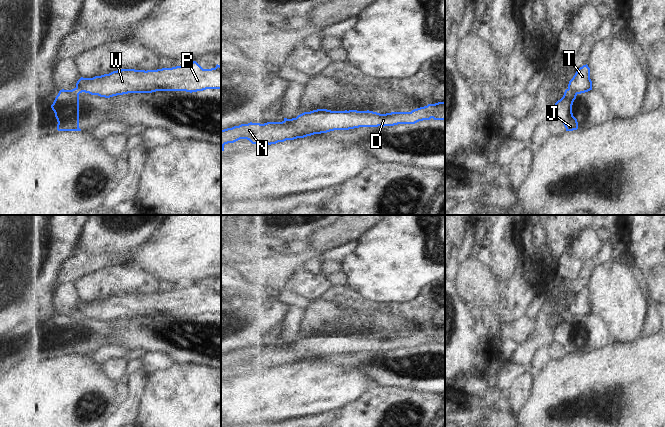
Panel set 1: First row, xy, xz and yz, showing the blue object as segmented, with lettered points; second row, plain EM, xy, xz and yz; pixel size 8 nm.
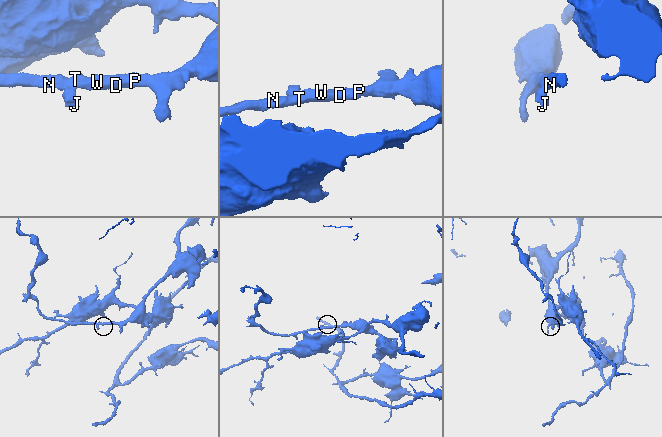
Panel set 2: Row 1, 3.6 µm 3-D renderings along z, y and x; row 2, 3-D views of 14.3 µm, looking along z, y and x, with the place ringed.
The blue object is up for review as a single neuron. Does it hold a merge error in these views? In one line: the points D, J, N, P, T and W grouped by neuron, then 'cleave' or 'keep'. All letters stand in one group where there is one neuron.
D N P T W / J; cleave

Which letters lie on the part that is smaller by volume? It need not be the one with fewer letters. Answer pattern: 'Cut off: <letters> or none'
Cut off: J

